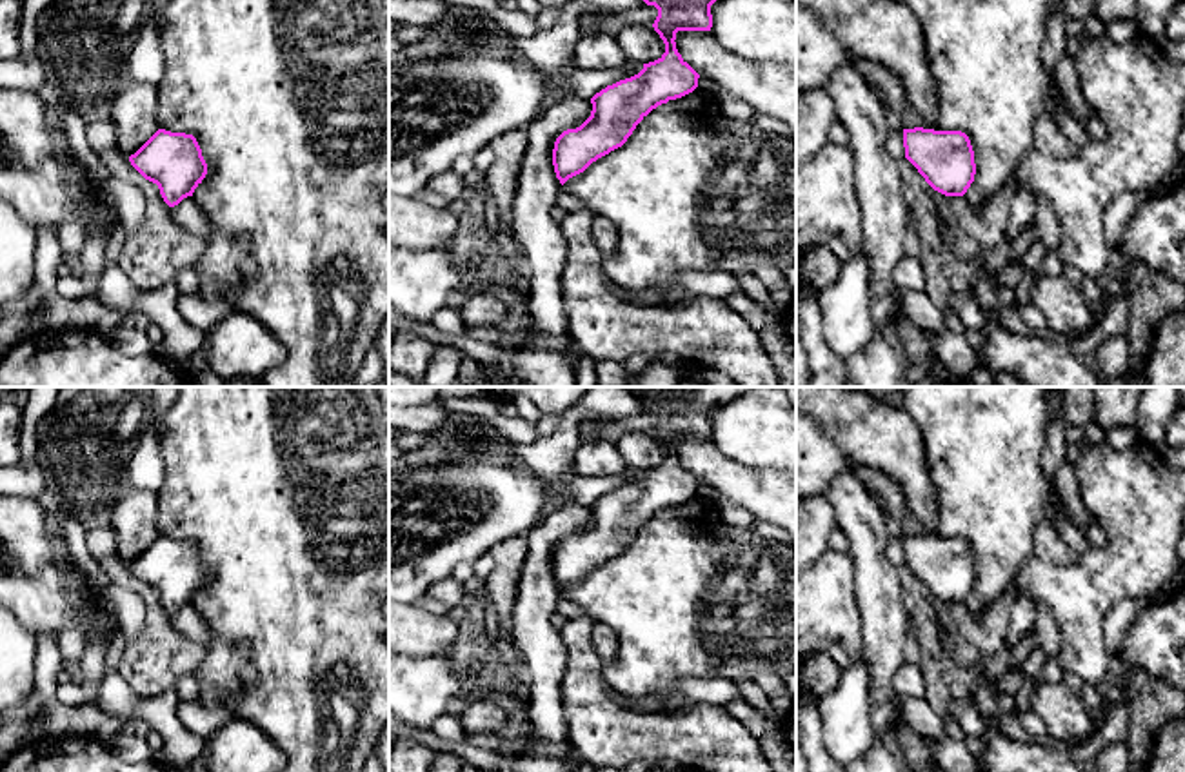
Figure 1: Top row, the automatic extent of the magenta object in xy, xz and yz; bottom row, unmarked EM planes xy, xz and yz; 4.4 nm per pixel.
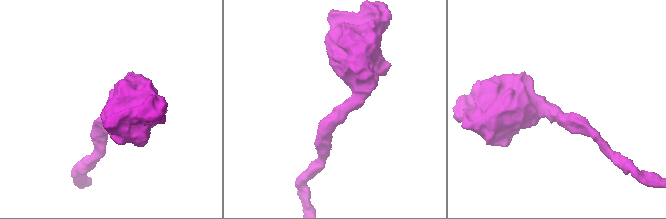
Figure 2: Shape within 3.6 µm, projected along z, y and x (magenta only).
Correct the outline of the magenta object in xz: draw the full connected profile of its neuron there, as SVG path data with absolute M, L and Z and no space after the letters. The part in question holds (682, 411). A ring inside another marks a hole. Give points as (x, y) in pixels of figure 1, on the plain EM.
M627 387L647 412L658 416L652 431L665 450L665 460L625 487L607 492L591 505L591 523L576 536L563 538L553 556L556 585L563 592L569 585L583 579L592 569L622 554L636 532L658 512L682 505L698 494L700 481L682 465L676 456L678 438L711 438L711 412L754 387Z

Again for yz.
M903 536L905 565L945 603L963 603L974 589L971 547L961 538Z

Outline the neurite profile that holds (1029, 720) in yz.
M1032 712L1020 714L1023 728L1032 736L1034 741L1051 741L1043 721Z

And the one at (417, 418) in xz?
M434 403L411 407L389 405L389 427L396 427L416 434L431 434L445 421L445 409Z

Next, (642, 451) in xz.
M625 432L614 441L614 445L625 460L627 469L649 470L662 465L665 460L665 450L652 432Z

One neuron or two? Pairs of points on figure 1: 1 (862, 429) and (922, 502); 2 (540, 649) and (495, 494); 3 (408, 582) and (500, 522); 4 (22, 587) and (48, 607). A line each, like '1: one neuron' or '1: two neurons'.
1: one neuron
2: two neurons
3: one neuron
4: one neuron

